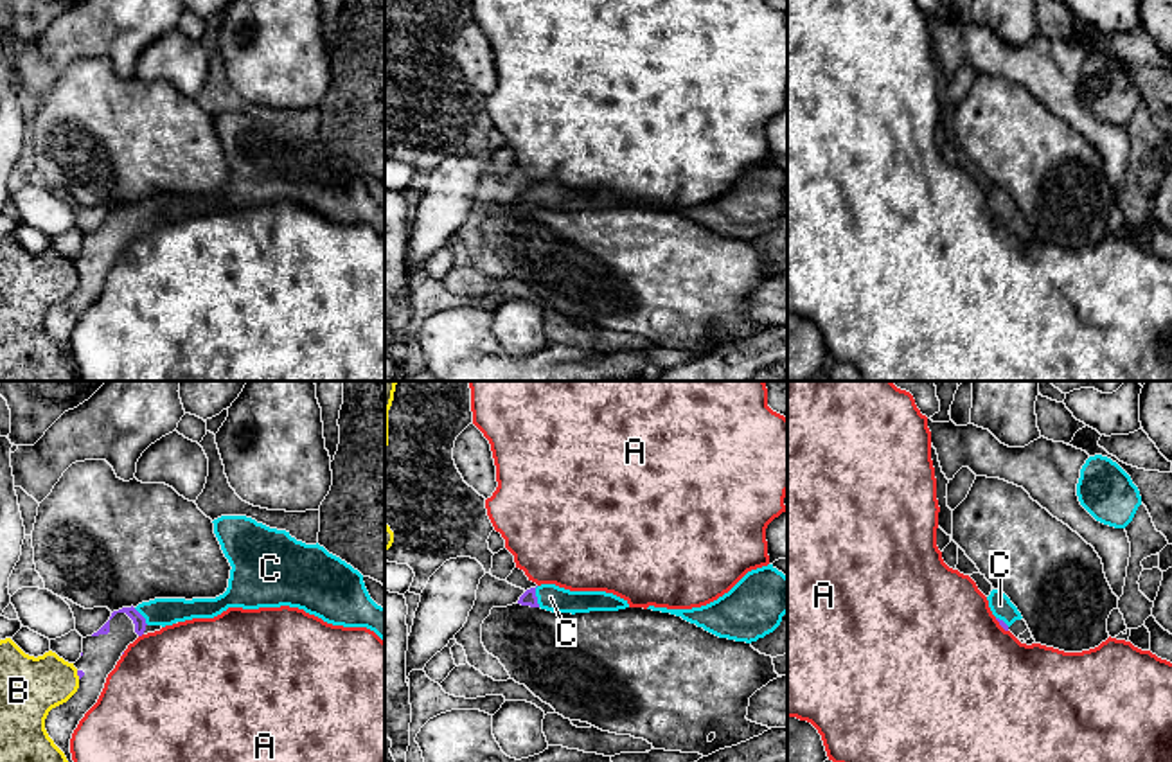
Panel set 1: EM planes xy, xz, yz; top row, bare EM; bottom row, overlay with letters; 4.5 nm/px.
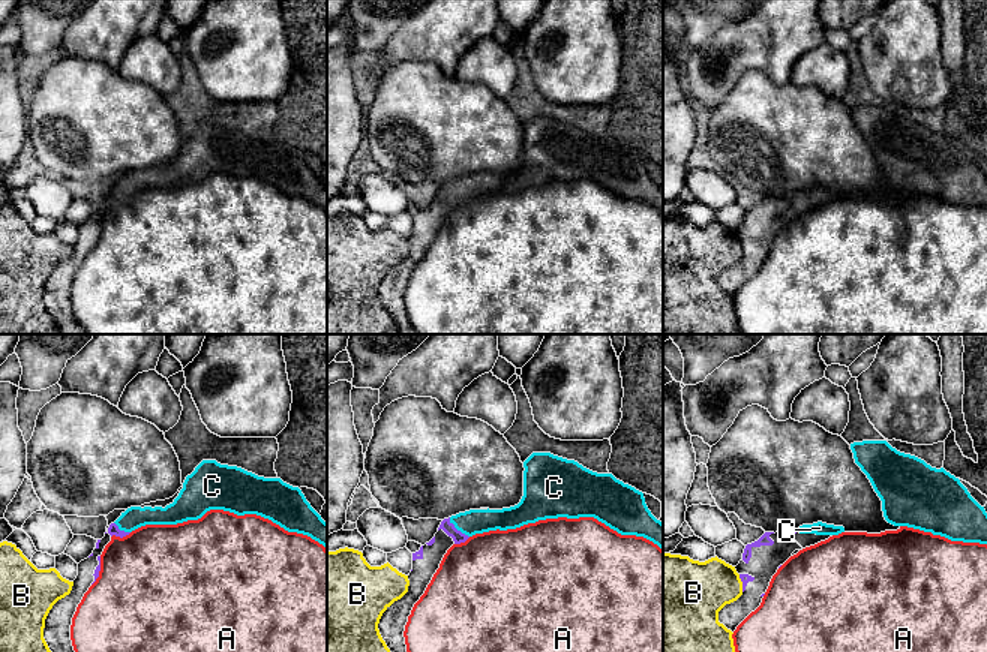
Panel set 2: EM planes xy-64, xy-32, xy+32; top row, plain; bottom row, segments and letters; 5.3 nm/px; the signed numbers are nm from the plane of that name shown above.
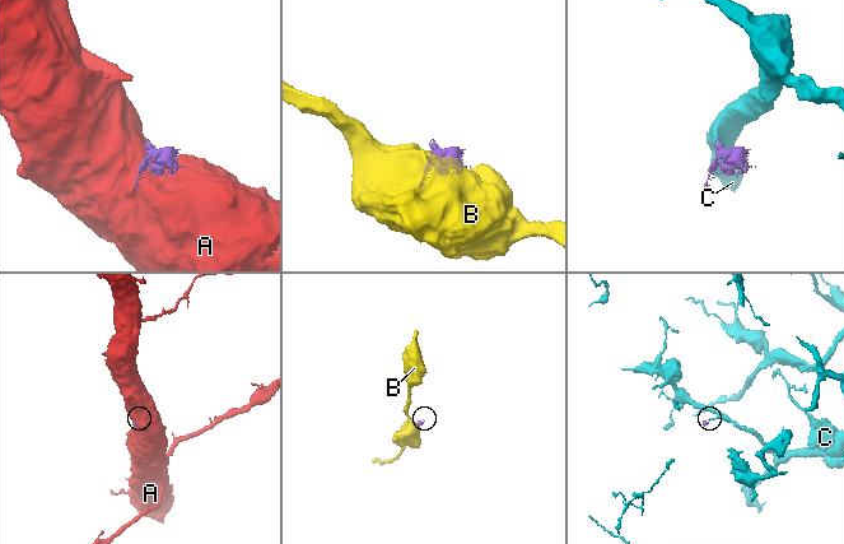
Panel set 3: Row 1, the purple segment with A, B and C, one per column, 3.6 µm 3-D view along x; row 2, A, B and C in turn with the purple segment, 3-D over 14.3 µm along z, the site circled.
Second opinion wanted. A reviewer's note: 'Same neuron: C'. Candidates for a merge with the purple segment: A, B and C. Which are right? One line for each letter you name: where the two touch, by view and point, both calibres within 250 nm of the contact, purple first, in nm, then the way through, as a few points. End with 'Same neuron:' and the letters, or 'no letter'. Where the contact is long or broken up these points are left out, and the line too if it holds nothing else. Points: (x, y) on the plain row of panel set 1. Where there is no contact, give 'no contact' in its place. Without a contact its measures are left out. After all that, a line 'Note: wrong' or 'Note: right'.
C: meets purple in xz at (536, 194); 70 nm thick on the purple side, 120 nm on the other; runs through xz (529, 194), (536, 194), (550, 194)
Same neuron: C
Note: right

